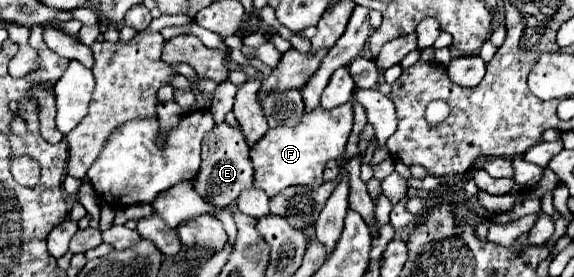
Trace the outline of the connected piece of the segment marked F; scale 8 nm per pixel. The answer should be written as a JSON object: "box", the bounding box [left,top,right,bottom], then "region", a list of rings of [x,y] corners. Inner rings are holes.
{"box":[251,104,353,196],"region":[[[351,104],[337,106],[333,110],[315,108],[301,118],[295,128],[281,126],[271,128],[255,146],[251,146],[251,160],[255,168],[255,186],[265,190],[267,196],[275,196],[287,186],[317,187],[323,184],[323,172],[327,164],[327,146],[343,144],[343,136],[351,134],[353,108]]]}

